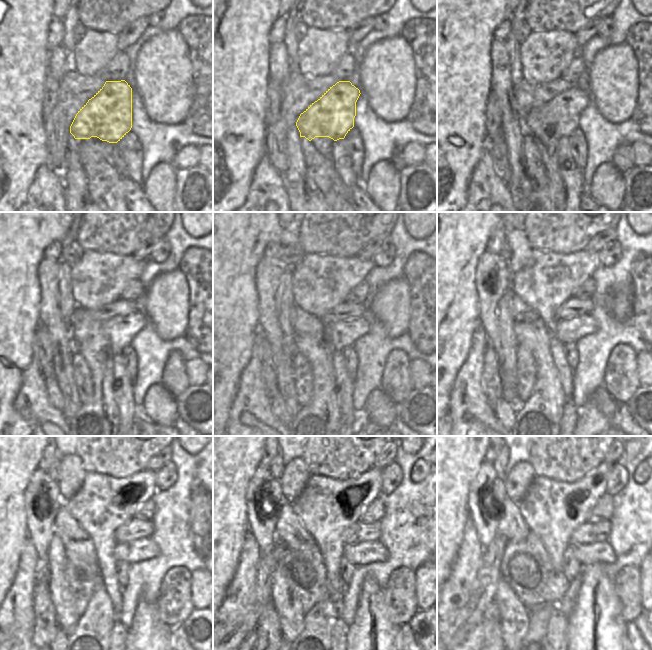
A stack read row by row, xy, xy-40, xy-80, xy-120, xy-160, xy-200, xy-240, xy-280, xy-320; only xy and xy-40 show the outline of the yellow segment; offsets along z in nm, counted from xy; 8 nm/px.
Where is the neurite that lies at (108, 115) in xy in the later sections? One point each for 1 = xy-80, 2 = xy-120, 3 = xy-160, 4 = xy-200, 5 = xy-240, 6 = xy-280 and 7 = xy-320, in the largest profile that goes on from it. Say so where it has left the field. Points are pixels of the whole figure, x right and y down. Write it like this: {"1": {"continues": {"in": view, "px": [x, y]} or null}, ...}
{"1": {"continues": {"in": "xy-80", "px": [557, 118]}}, "2": {"continues": {"in": "xy-120", "px": [118, 332]}}, "3": {"continues": {"in": "xy-160", "px": [340, 334]}}, "4": {"continues": {"in": "xy-200", "px": [569, 330]}}, "5": {"continues": {"in": "xy-240", "px": [139, 550]}}, "6": {"continues": {"in": "xy-280", "px": [367, 552]}}, "7": {"continues": {"in": "xy-320", "px": [602, 552]}}}

